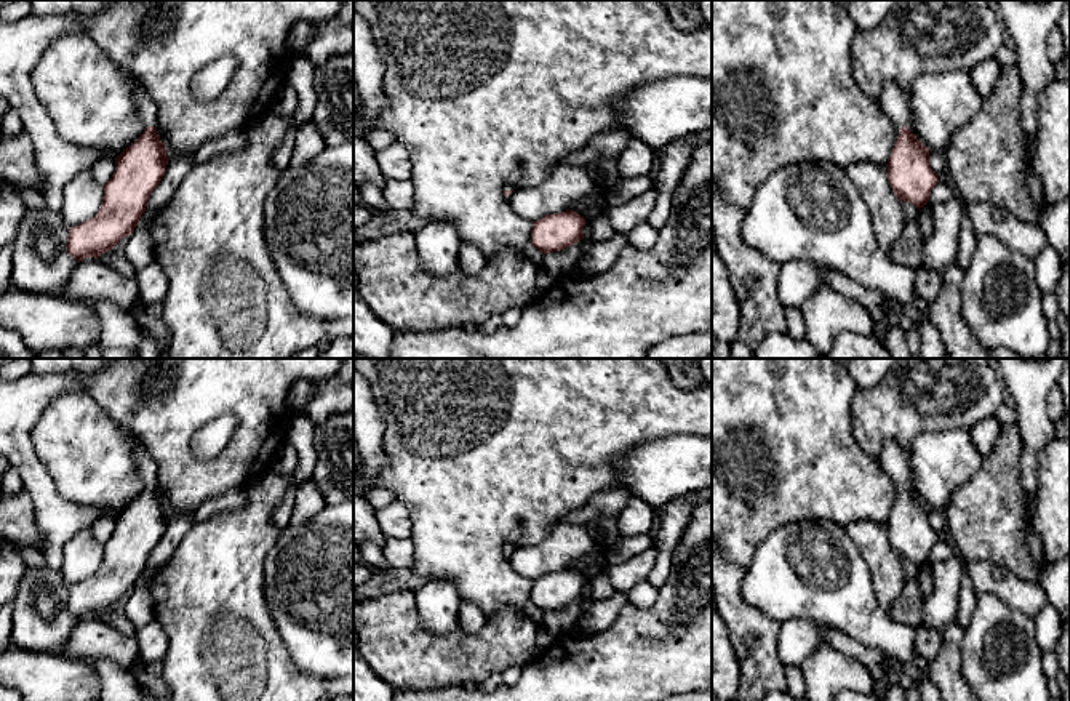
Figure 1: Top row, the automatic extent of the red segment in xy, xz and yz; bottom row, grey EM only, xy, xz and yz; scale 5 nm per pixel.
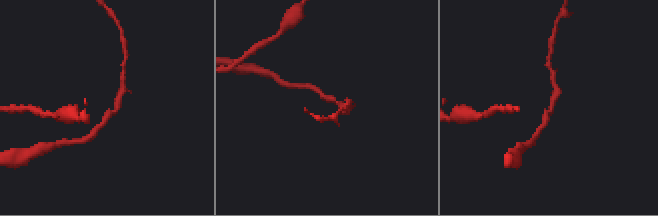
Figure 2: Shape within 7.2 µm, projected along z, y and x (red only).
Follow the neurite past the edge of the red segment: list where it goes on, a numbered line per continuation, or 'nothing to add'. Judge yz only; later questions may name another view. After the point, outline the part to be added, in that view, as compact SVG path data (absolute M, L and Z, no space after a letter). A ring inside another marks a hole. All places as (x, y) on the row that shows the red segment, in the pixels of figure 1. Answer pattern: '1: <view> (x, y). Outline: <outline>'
1: yz (891, 100). Outline: M884 83L878 104L897 128L908 126L908 104L897 83Z

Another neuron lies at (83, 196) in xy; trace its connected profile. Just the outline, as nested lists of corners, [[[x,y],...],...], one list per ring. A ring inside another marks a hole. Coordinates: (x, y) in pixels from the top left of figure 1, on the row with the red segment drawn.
[[[90,168],[82,170],[64,189],[61,216],[67,227],[78,226],[91,219],[102,205],[104,190],[98,184]]]

